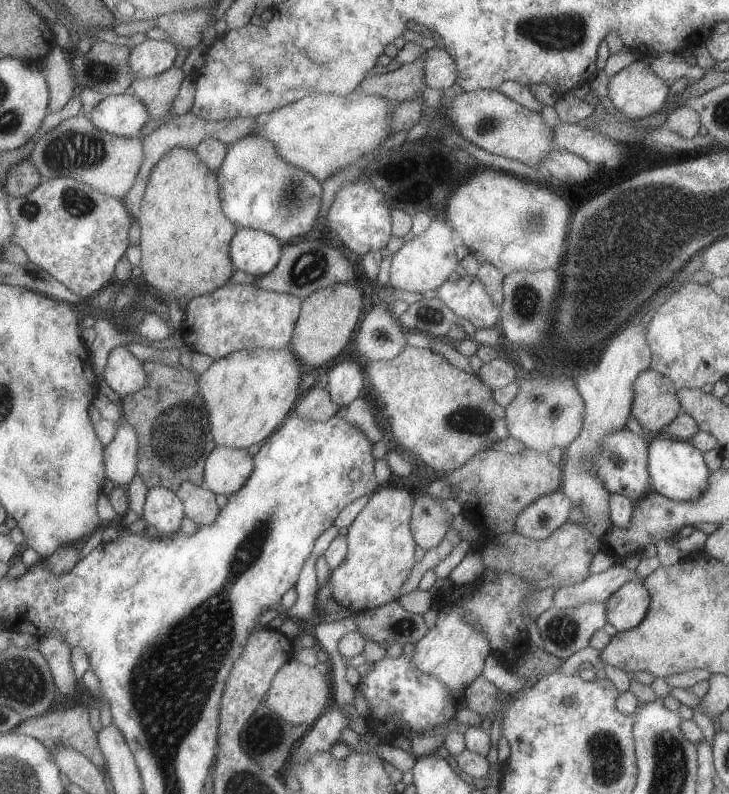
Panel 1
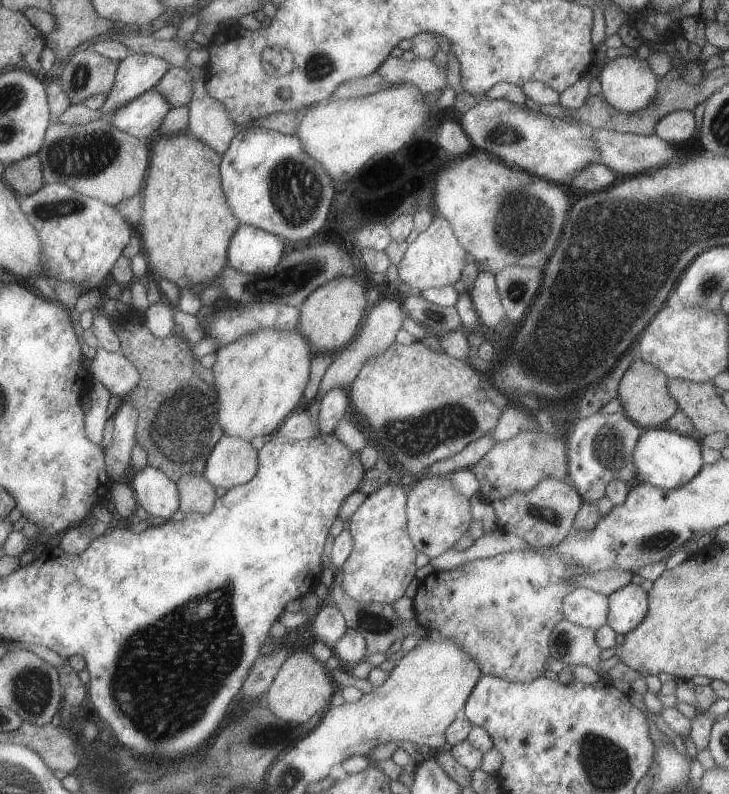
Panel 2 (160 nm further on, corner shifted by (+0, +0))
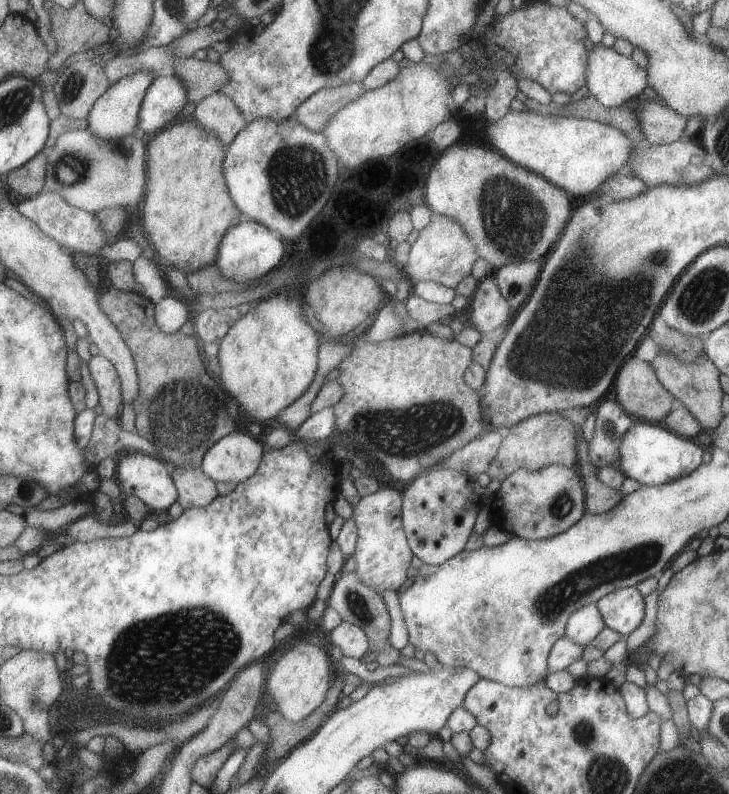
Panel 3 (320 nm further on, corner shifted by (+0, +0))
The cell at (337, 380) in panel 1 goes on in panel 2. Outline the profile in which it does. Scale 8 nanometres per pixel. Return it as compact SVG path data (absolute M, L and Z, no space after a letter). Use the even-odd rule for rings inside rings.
M343 388L327 390L319 406L319 433L332 434L335 424L350 412L350 406L349 396Z

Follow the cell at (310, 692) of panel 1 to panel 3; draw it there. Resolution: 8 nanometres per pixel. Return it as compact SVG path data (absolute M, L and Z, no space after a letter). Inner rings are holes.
M299 642L276 660L267 674L264 689L272 709L279 711L287 720L297 722L313 712L326 698L331 681L331 658L326 650L309 642Z

